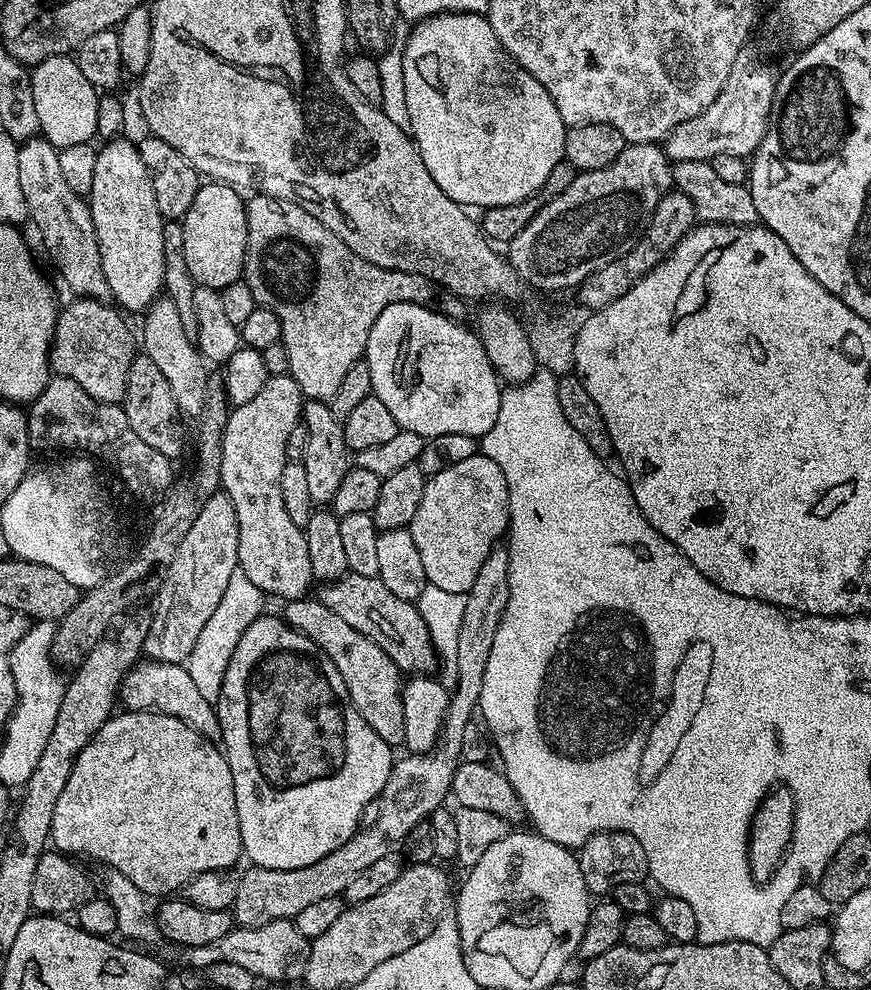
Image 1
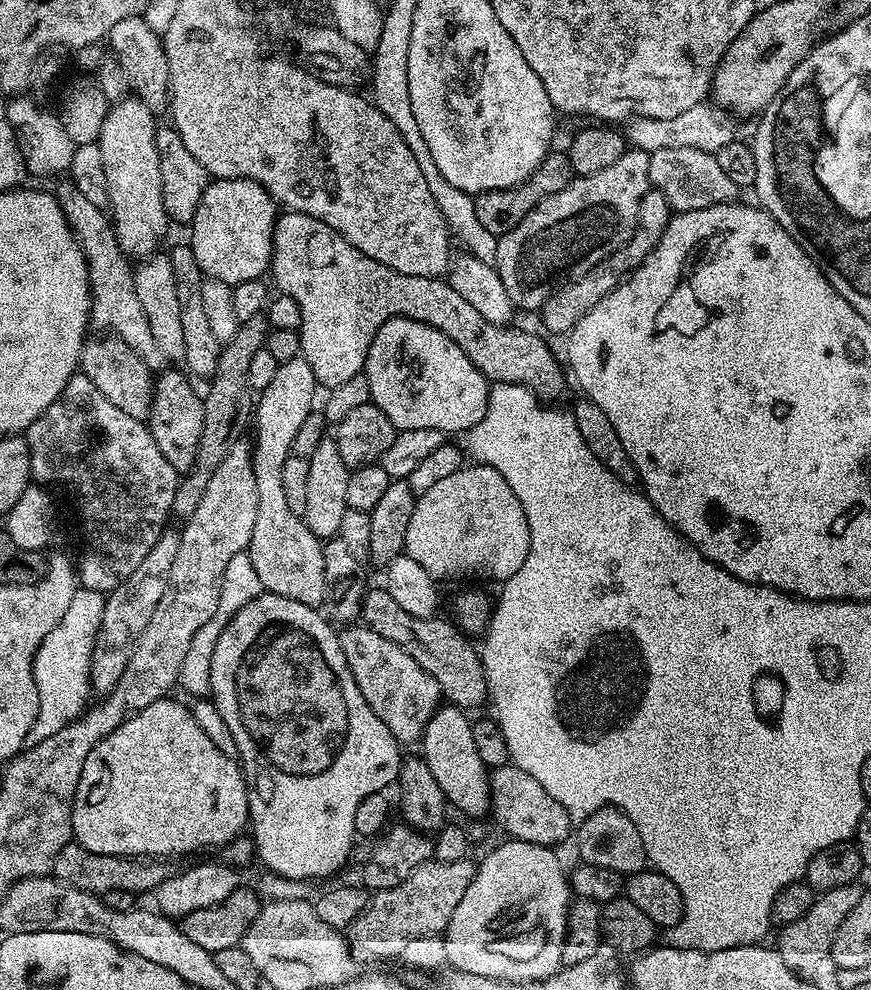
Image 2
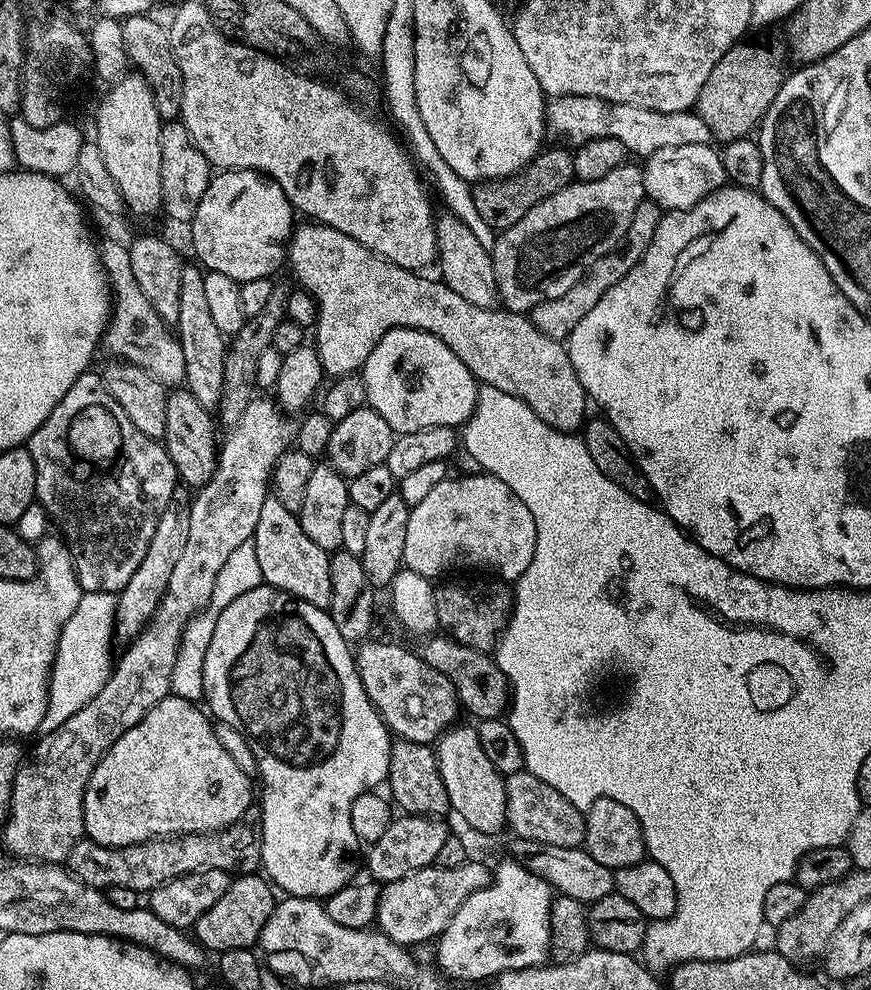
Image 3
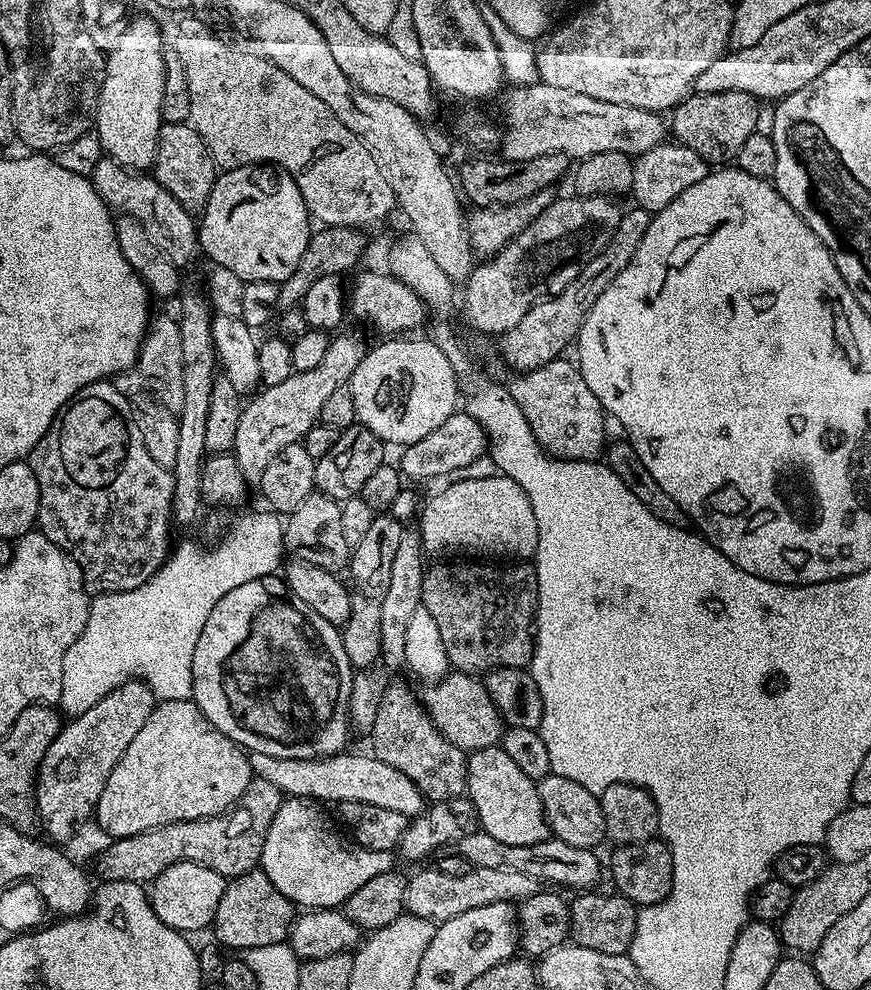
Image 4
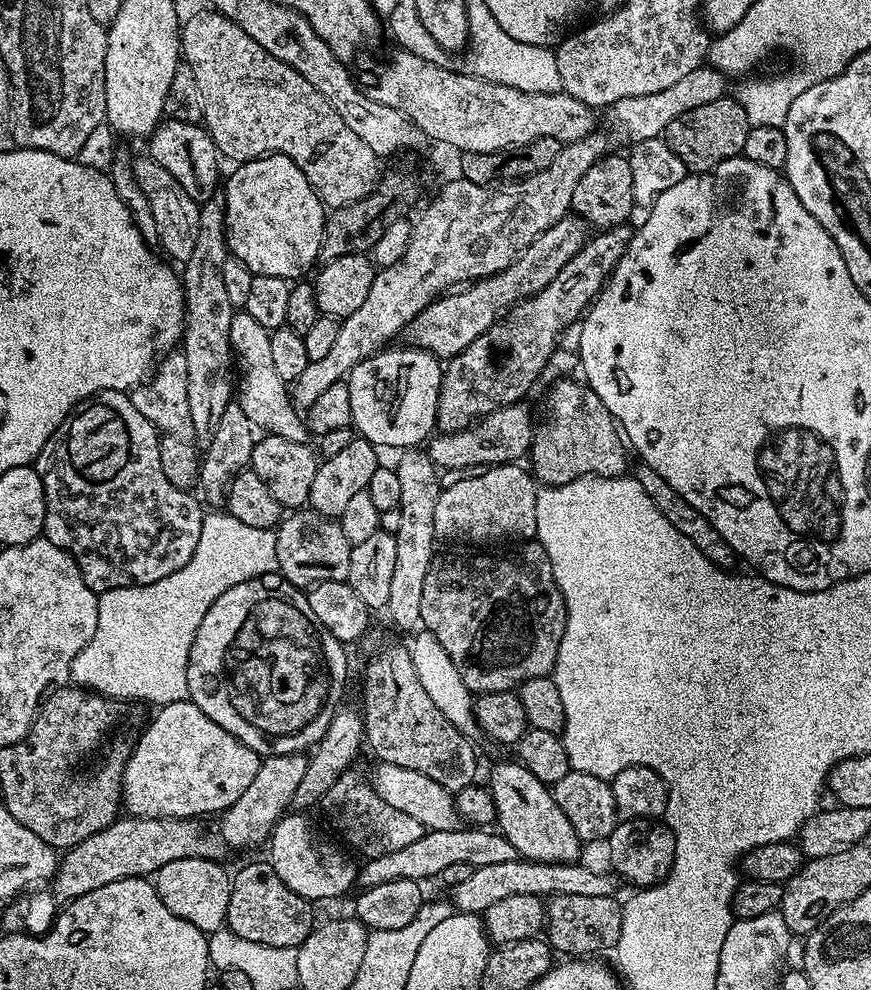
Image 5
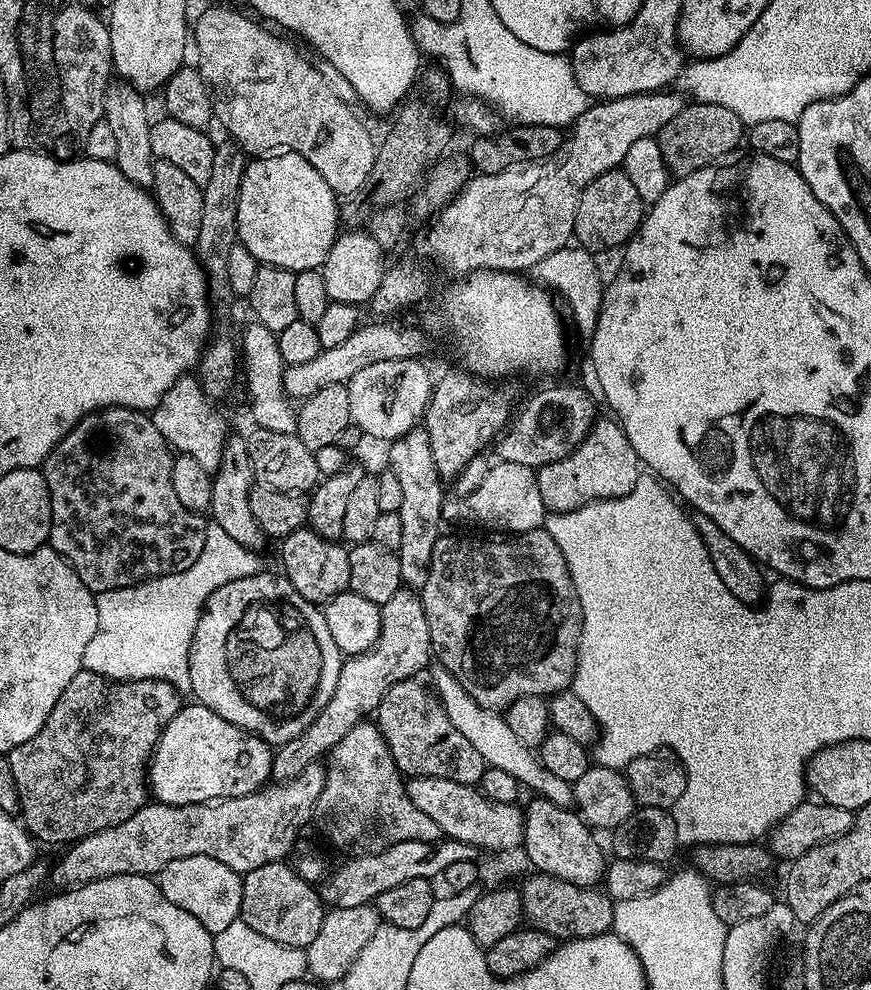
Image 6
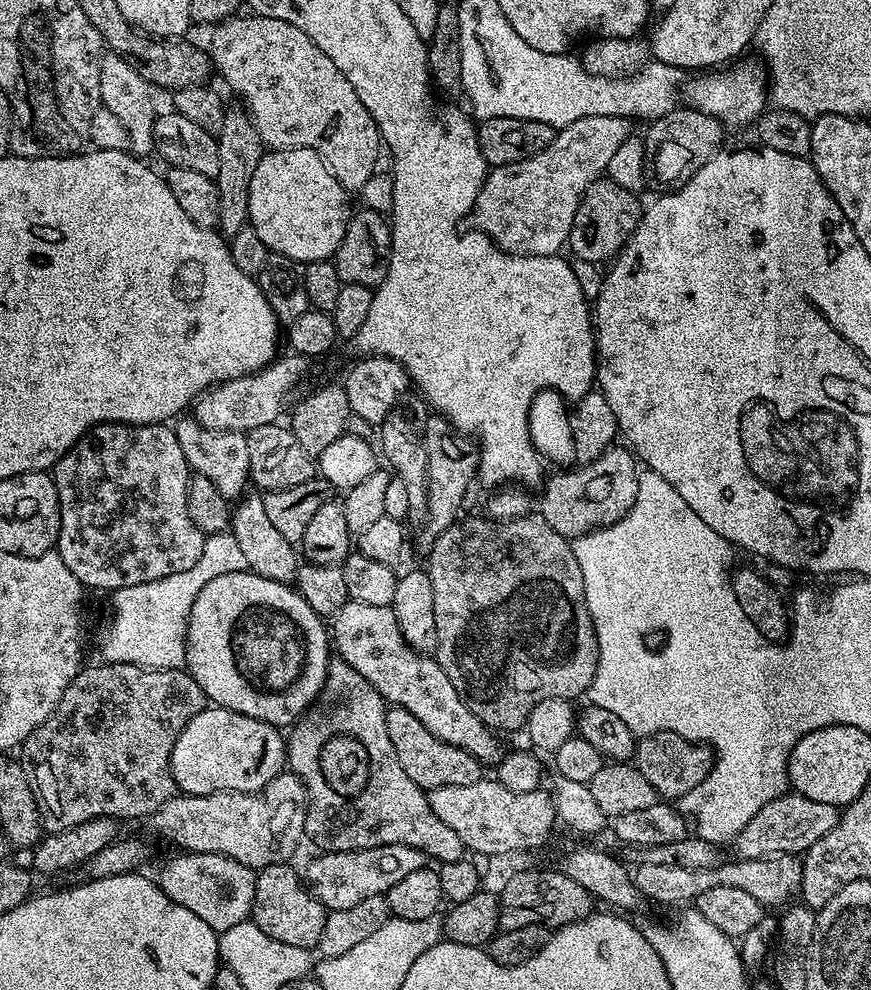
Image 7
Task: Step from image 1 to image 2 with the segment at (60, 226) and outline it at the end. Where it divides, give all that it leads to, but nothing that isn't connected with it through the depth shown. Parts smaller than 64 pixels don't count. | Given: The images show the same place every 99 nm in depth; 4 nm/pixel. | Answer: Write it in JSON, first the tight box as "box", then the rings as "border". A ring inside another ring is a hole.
{"box":[58,182,156,358],"border":[[[64,182],[58,195],[58,203],[68,222],[72,235],[76,239],[84,260],[91,263],[92,280],[88,283],[90,300],[104,311],[106,319],[112,323],[111,331],[136,349],[141,356],[148,358],[156,352],[156,343],[150,334],[150,322],[146,322],[146,314],[142,310],[142,302],[138,302],[136,282],[133,269],[128,269],[129,259],[121,251],[116,242],[116,232],[112,229],[112,221],[104,208],[94,206],[94,202],[86,202],[82,194],[70,182]]]}

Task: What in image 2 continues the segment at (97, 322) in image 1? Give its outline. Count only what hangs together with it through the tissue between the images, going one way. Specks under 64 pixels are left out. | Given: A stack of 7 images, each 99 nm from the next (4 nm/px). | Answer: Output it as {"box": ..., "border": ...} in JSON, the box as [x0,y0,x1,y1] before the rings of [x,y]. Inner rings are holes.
{"box":[79,334,153,420],"border":[[[115,334],[107,335],[85,339],[84,347],[80,349],[79,371],[90,378],[90,382],[94,382],[94,386],[98,386],[98,390],[118,406],[118,410],[130,414],[130,418],[135,420],[144,420],[152,406],[153,373],[148,373],[145,357],[136,349]]]}

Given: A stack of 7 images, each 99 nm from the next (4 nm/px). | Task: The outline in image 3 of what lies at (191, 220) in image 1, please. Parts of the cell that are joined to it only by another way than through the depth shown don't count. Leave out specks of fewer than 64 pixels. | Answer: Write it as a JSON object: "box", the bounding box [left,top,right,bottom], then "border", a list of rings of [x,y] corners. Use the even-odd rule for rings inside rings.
{"box":[192,168,294,281],"border":[[[233,168],[220,170],[213,175],[206,186],[206,194],[198,202],[198,210],[192,219],[192,252],[205,265],[207,271],[227,274],[238,281],[253,280],[263,276],[271,277],[286,260],[286,245],[294,233],[294,209],[282,186],[271,176],[255,172],[252,168]]]}

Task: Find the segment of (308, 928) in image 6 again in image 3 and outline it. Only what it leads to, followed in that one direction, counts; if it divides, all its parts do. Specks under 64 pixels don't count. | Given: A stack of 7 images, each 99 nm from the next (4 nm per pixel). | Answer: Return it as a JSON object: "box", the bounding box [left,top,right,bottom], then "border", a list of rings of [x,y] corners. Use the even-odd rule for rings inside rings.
{"box":[194,875,277,954],"border":[[[237,875],[229,883],[226,894],[222,894],[222,898],[218,898],[218,902],[214,902],[214,906],[210,906],[210,910],[206,910],[206,914],[202,914],[202,918],[198,918],[198,922],[194,926],[195,939],[207,951],[209,948],[213,954],[235,948],[252,948],[263,934],[263,927],[266,926],[277,903],[277,893],[263,875]]]}

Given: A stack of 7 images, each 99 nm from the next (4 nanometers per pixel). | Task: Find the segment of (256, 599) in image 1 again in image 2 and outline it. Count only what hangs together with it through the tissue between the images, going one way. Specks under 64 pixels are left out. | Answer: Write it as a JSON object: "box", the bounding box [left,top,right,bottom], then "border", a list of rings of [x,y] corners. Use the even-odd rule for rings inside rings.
{"box":[178,552,264,698],"border":[[[239,552],[234,558],[230,558],[230,564],[222,578],[216,613],[194,634],[194,642],[190,644],[190,650],[187,651],[186,658],[182,662],[178,684],[181,689],[184,687],[186,691],[190,692],[191,697],[204,698],[211,693],[210,664],[214,658],[215,647],[218,646],[220,635],[226,630],[226,626],[234,616],[254,598],[258,598],[263,591],[264,587],[258,578],[258,570],[254,570],[254,562],[250,562],[247,553]]]}

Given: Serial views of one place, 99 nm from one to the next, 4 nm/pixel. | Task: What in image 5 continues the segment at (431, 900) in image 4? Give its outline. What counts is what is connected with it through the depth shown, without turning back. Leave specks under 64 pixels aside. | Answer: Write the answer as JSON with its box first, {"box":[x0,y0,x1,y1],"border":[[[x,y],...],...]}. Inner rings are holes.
{"box":[450,858,622,914],"border":[[[519,858],[510,862],[498,862],[494,866],[474,868],[469,879],[450,888],[450,900],[457,913],[482,914],[494,906],[494,902],[502,902],[502,898],[510,898],[510,894],[534,894],[541,898],[551,898],[562,894],[586,894],[586,898],[595,896],[616,896],[622,881],[611,871],[595,872],[592,868],[583,868],[583,863],[547,864],[541,860],[525,860]]]}

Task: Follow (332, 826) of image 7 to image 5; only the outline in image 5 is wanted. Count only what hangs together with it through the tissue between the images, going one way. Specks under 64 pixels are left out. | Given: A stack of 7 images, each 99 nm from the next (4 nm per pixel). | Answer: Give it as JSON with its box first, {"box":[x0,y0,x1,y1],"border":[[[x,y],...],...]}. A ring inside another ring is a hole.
{"box":[322,770,426,858],"border":[[[349,770],[340,776],[322,801],[322,809],[329,822],[340,831],[341,838],[345,840],[343,843],[353,853],[361,852],[364,858],[394,854],[394,850],[403,850],[410,846],[410,842],[418,842],[418,838],[424,836],[426,829],[421,822],[383,801],[365,777],[363,780],[354,773]]]}

